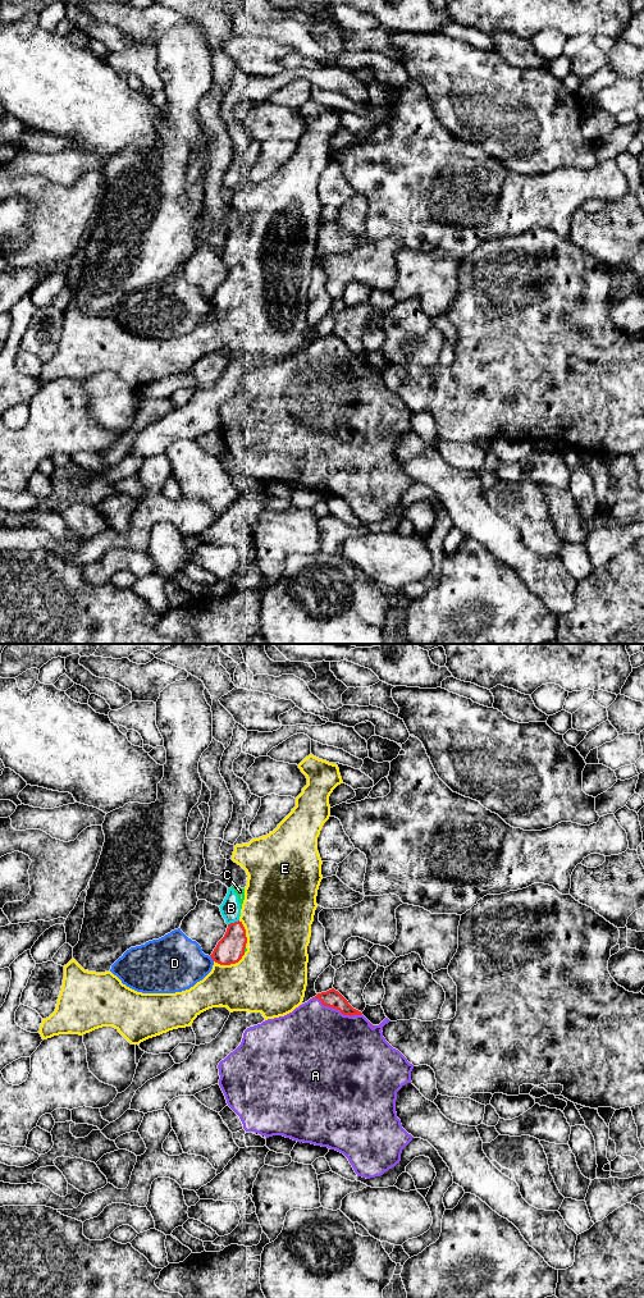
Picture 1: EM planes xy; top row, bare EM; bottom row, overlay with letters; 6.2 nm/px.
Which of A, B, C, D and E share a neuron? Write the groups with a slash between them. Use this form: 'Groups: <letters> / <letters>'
Groups: A / B C / D / E

